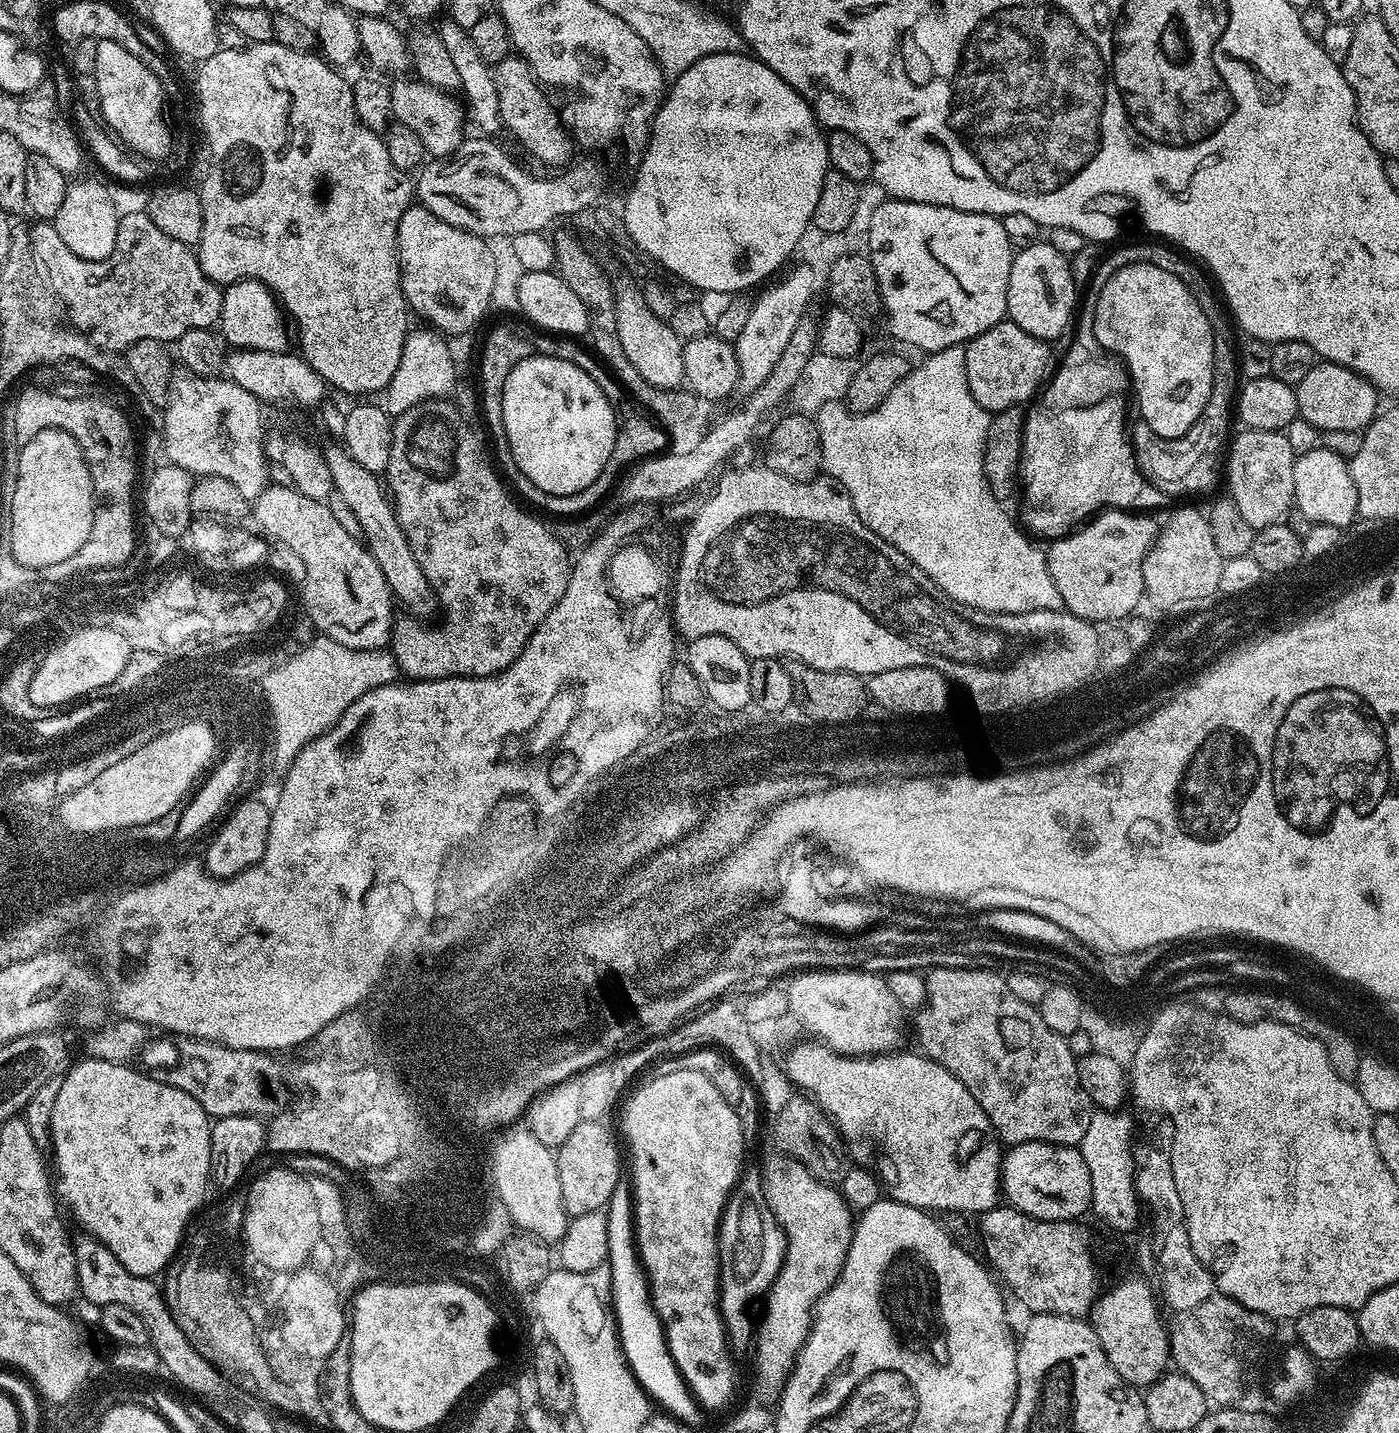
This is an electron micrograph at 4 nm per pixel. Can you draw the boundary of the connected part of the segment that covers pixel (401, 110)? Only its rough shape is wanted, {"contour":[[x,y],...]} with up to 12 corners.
{"contour":[[419,78],[391,85],[392,115],[432,158],[466,139],[466,108]]}

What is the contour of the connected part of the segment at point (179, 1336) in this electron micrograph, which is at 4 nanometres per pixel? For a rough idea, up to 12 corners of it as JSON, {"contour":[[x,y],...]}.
{"contour":[[75,1237],[81,1297],[125,1304],[186,1391],[219,1394],[221,1369],[180,1329],[153,1277]]}

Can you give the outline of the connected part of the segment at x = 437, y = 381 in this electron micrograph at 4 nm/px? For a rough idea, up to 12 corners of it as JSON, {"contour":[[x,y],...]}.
{"contour":[[409,331],[388,384],[393,417],[444,398],[456,384],[449,341]]}

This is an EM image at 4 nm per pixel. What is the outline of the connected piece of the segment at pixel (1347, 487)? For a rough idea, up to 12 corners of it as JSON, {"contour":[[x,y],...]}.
{"contour":[[1324,447],[1295,457],[1295,511],[1343,528],[1358,512],[1349,461]]}

